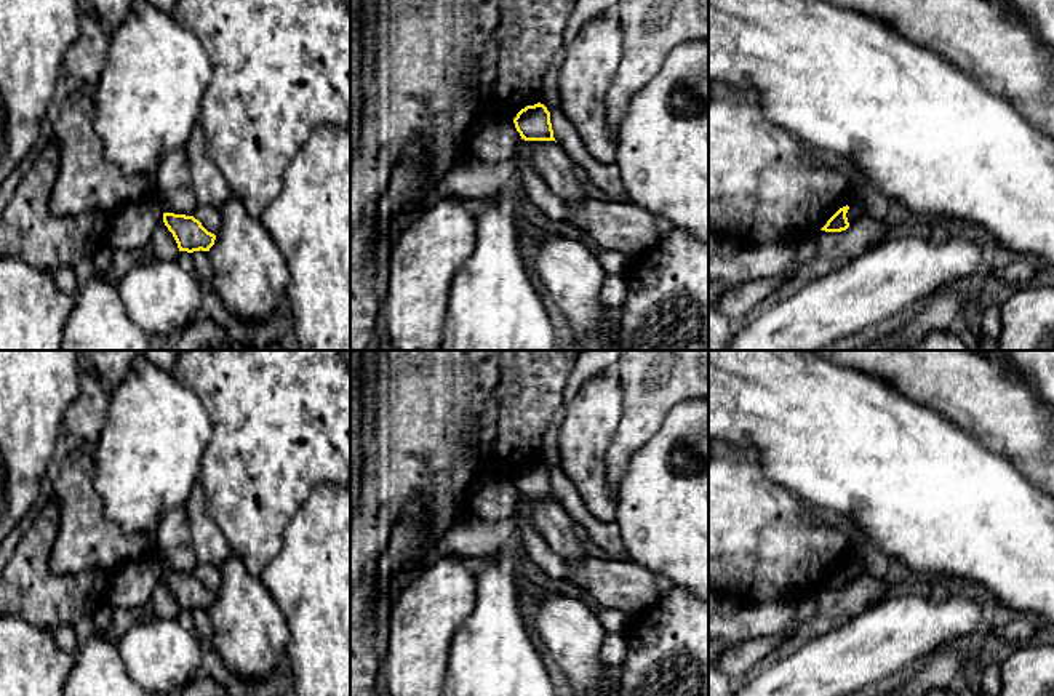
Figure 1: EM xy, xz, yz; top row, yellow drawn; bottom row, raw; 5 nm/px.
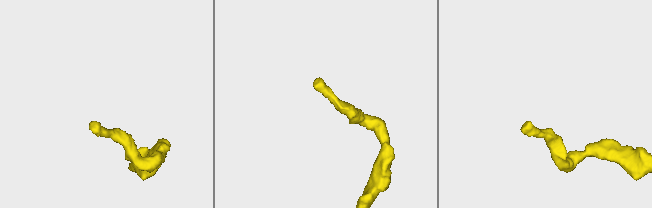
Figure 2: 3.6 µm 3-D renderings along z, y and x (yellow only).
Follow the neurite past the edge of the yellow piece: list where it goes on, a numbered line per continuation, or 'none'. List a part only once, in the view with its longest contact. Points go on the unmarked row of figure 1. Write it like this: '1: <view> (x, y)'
none

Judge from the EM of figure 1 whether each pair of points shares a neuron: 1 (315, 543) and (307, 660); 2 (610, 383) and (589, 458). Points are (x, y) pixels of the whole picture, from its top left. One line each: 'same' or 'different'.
1: same
2: same

